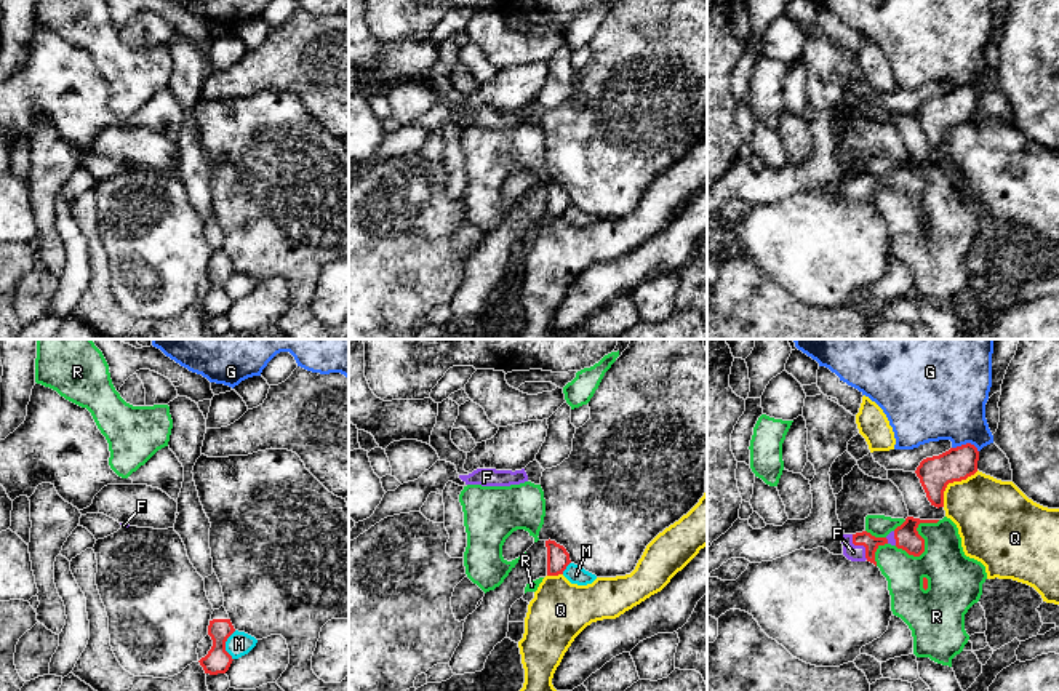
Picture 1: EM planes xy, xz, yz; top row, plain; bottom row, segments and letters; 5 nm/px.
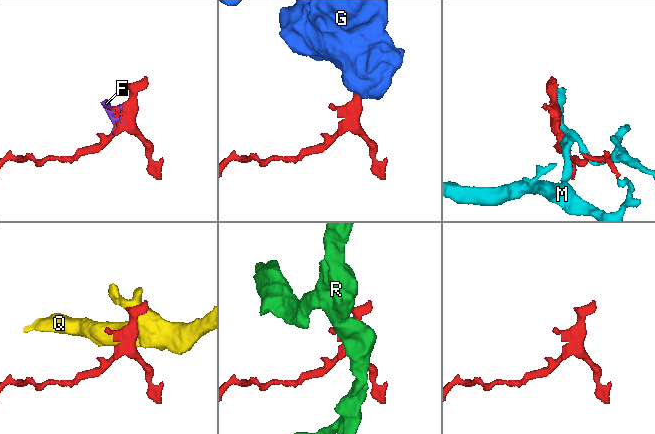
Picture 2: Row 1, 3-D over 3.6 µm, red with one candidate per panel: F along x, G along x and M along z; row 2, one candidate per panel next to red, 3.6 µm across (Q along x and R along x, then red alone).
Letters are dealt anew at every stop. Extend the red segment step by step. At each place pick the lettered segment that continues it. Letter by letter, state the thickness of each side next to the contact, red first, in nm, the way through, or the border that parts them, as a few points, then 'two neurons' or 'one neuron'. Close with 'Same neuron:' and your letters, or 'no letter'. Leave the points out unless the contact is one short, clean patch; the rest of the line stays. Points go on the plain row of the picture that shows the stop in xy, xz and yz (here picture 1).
F: 80 nm thick on the red side, 80 nm on the other; one neuron
G: 170 nm thick on the red side, 400 nm on the other; border along yz (952, 90), (971, 85), (978, 93); two neurons
M: 130 nm thick on the red side, 120 nm on the other; two neurons
Q: 170 nm thick on the red side, 360 nm on the other; two neurons
R: 120 nm thick on the red side, 280 nm on the other; two neurons
Same neuron: F

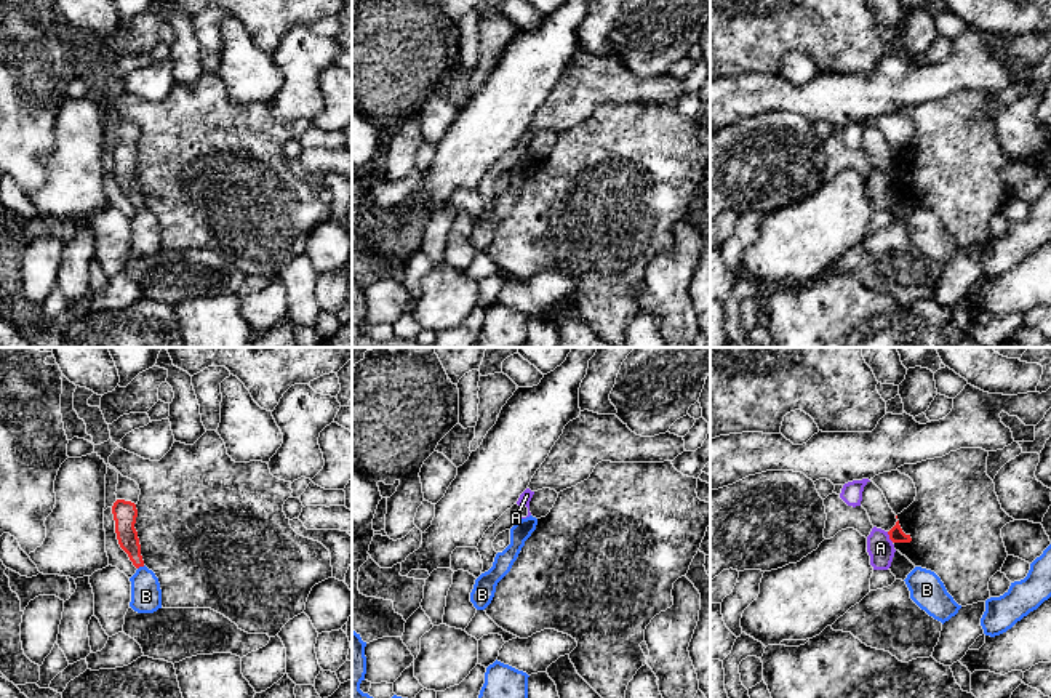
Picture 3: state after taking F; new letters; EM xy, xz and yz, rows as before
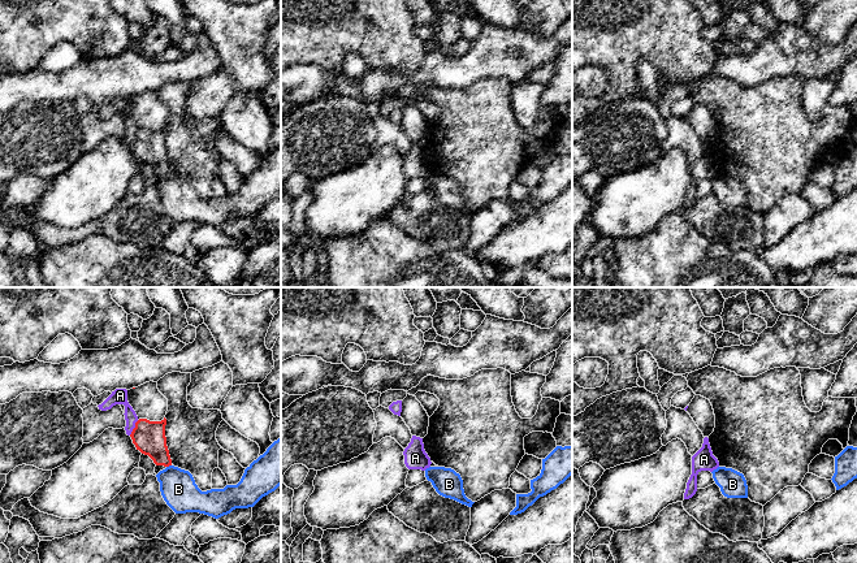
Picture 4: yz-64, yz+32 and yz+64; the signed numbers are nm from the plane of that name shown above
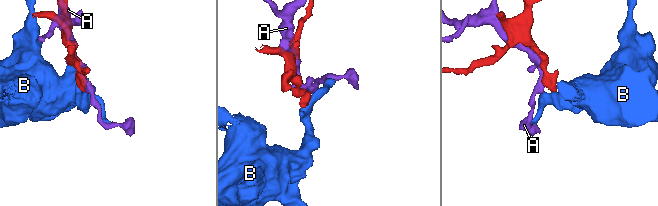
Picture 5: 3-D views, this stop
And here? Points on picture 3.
A: 80 nm thick on the red side, 140 nm on the other; two neurons
B: 110 nm thick on the red side, 160 nm on the other; border along xy (144, 207), (138, 210); two neurons
Same neuron: no letter

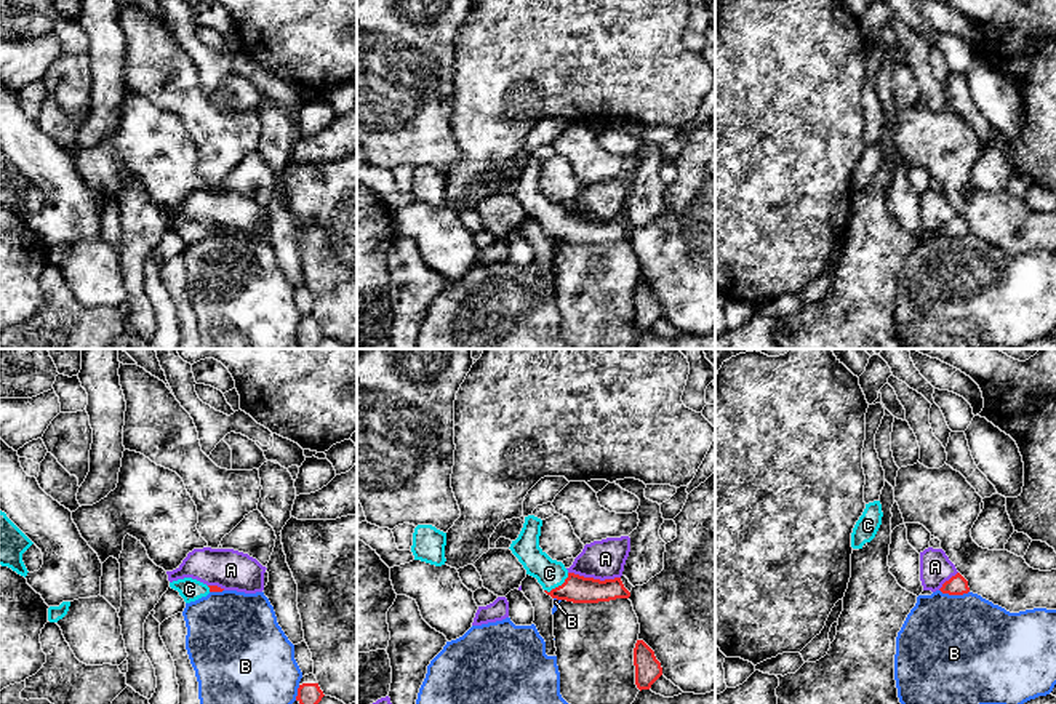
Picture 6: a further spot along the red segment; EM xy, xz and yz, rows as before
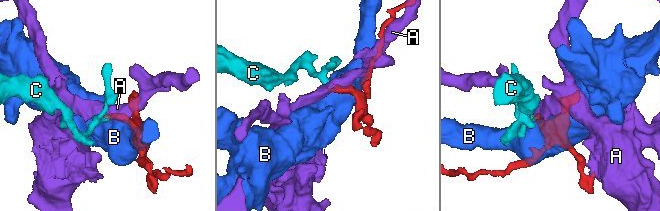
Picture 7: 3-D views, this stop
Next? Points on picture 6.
A: 140 nm thick on the red side, 200 nm on the other; border along xz (568, 213), (600, 221), (620, 220); two neurons
B: 100 nm thick on the red side, 500 nm on the other; two neurons
C: 140 nm thick on the red side, 140 nm on the other; runs through xz (578, 231), (559, 228), (549, 215); one neuron
Same neuron: C

